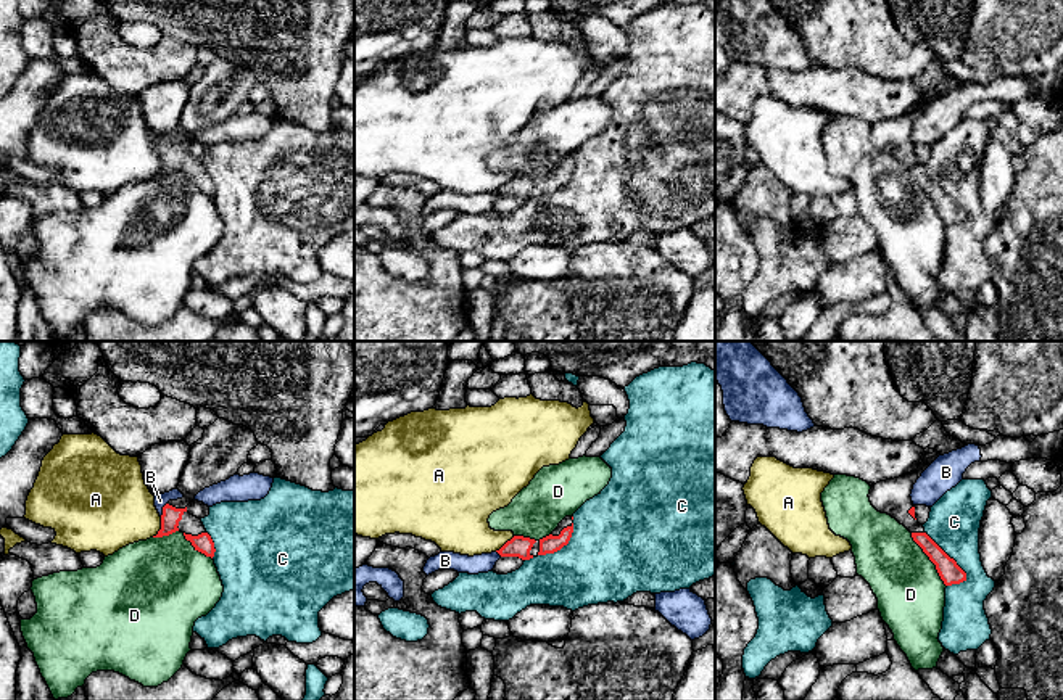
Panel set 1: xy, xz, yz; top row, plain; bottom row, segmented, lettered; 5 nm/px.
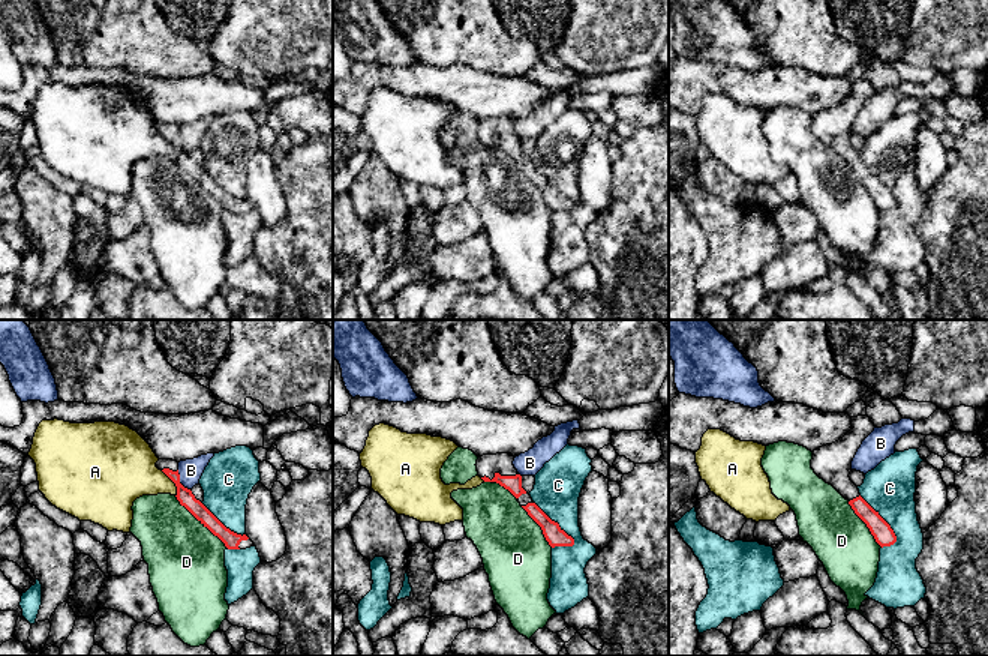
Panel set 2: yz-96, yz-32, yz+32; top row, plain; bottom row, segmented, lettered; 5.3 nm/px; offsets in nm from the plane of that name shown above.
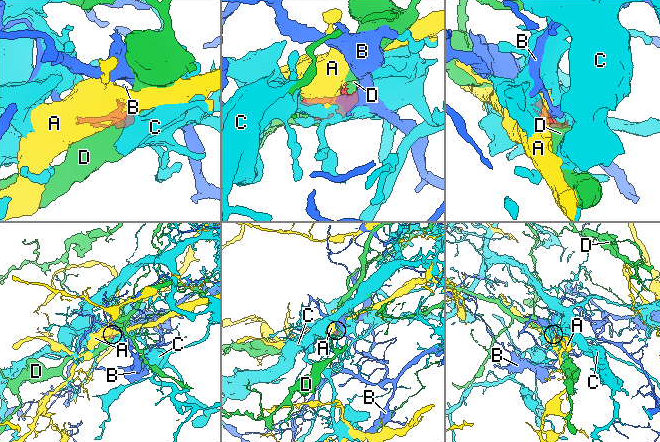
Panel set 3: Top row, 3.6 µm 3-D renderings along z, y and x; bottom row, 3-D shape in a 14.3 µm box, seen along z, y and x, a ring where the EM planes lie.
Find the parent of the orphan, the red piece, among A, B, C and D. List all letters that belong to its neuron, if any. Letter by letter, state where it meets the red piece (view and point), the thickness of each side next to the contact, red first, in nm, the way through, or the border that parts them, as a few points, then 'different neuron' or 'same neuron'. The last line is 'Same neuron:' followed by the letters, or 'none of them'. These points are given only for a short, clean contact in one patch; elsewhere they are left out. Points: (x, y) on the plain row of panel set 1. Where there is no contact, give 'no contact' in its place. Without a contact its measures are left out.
A: xy (161, 168) | 100/380 nm | different neuron
B: xy (163, 148) | 100/60 nm | different neuron
C: yz (949, 197) | 110/260 nm | different neuron
D: yz (930, 198) | 110/340 nm | different neuron
Same neuron: none of them

